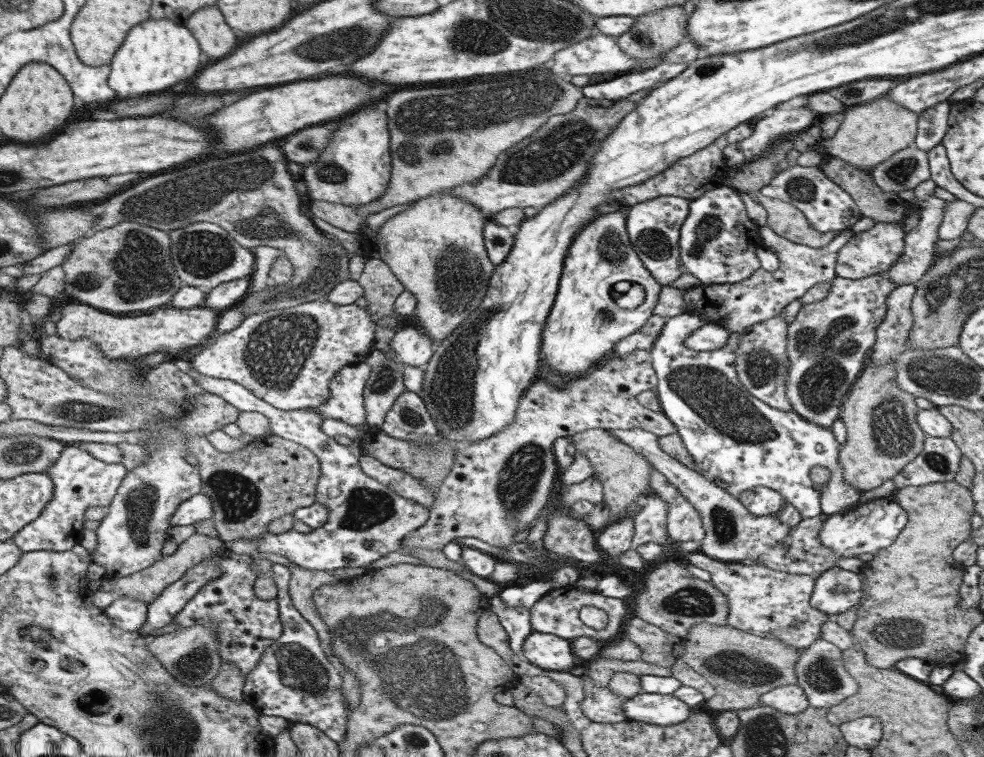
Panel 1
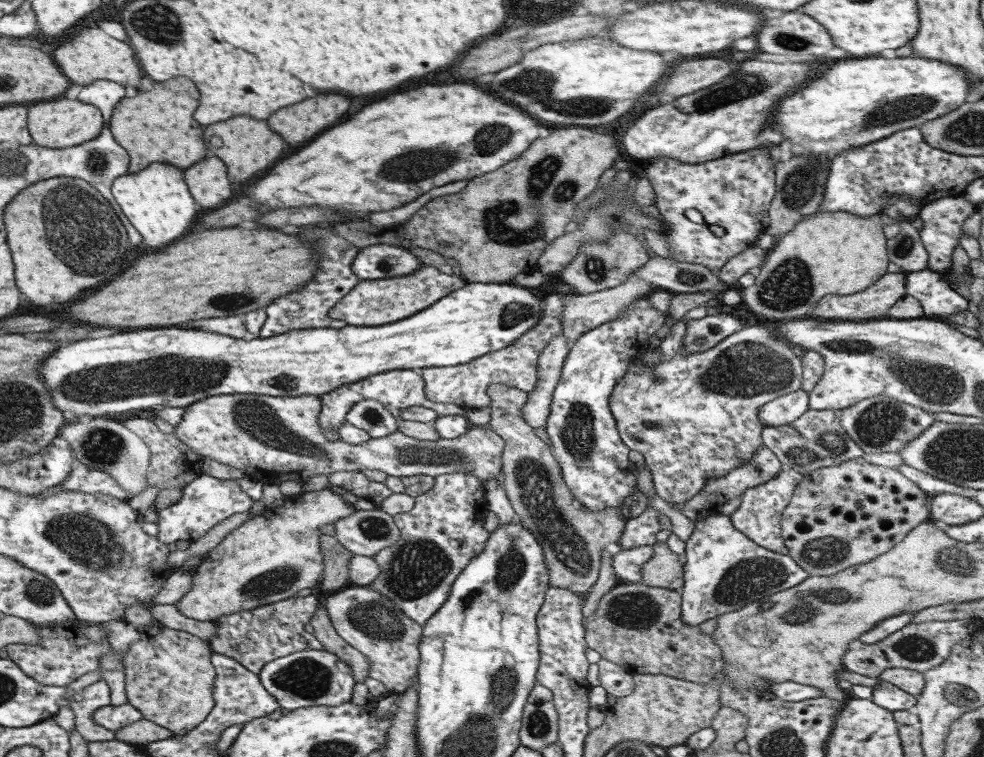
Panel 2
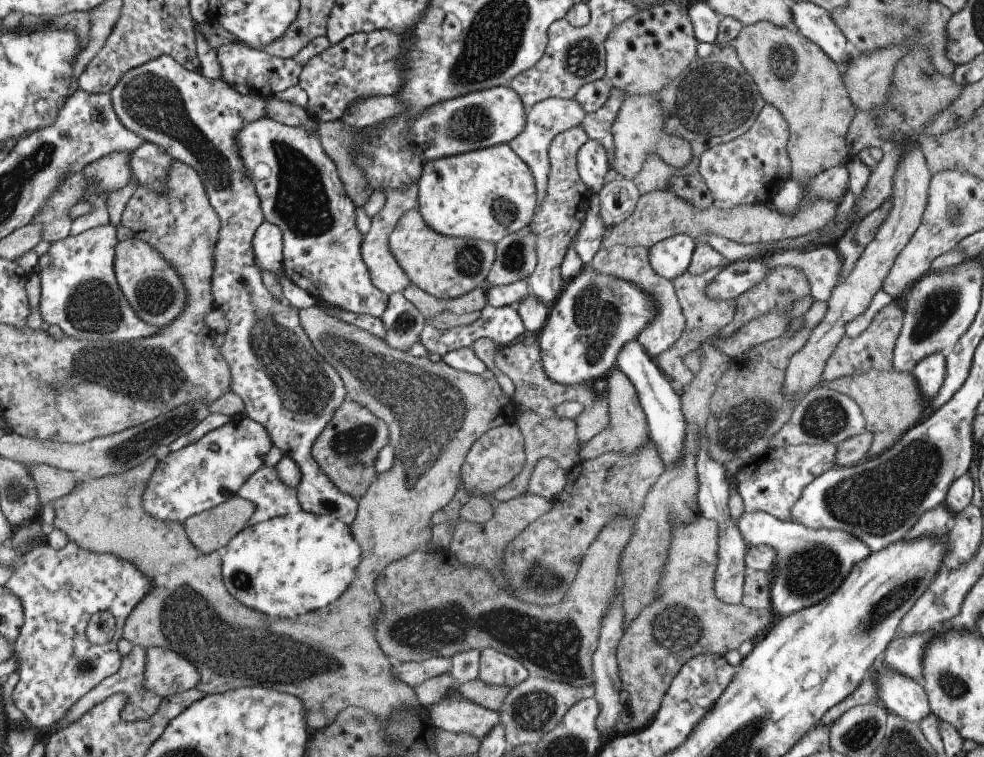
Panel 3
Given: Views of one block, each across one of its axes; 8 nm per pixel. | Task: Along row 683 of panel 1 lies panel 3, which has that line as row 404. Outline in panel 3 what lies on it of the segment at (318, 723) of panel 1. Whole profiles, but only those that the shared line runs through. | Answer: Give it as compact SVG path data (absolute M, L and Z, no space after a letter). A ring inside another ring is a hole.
M163 55L126 72L109 95L111 106L126 130L138 134L143 141L150 141L164 148L173 159L191 166L200 175L208 200L220 219L220 230L214 249L211 290L216 309L230 322L228 332L224 333L221 350L224 362L228 364L232 374L232 391L243 399L246 408L244 415L262 424L270 435L273 446L277 446L283 456L294 459L300 467L297 496L301 509L312 514L333 516L350 527L356 516L357 500L338 490L312 458L312 446L316 438L348 398L343 380L336 372L336 368L326 362L323 355L314 348L310 338L300 326L299 308L282 304L272 296L269 287L263 282L252 246L256 229L265 219L259 194L250 174L246 172L244 158L240 158L236 134L242 126L268 117L266 110L268 98L260 94L240 94L224 80L207 79L200 73L184 68L169 55Z

